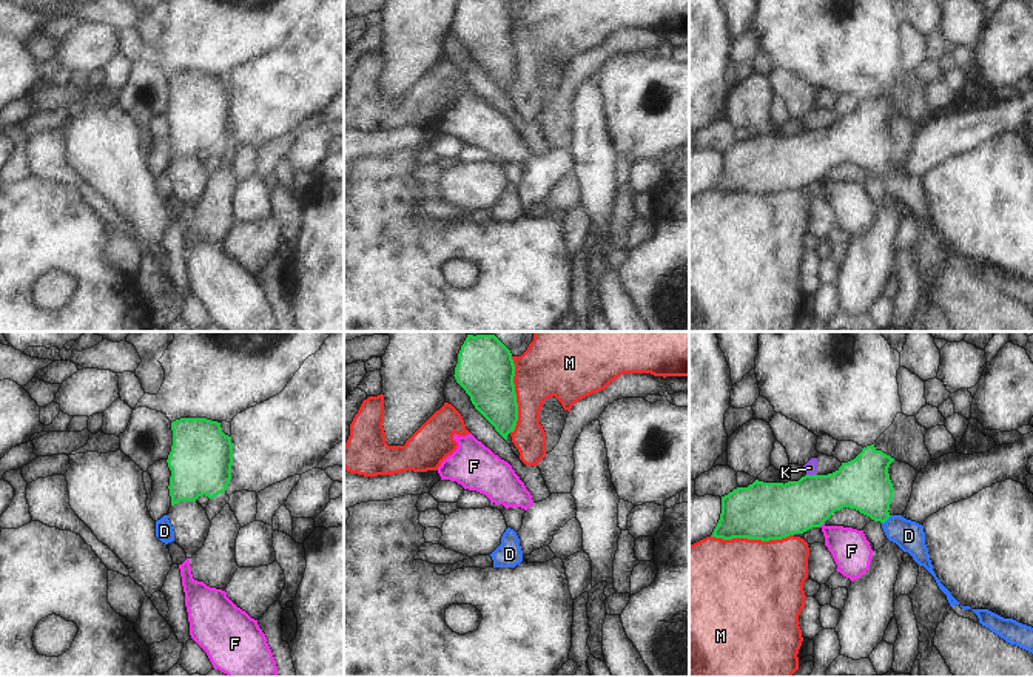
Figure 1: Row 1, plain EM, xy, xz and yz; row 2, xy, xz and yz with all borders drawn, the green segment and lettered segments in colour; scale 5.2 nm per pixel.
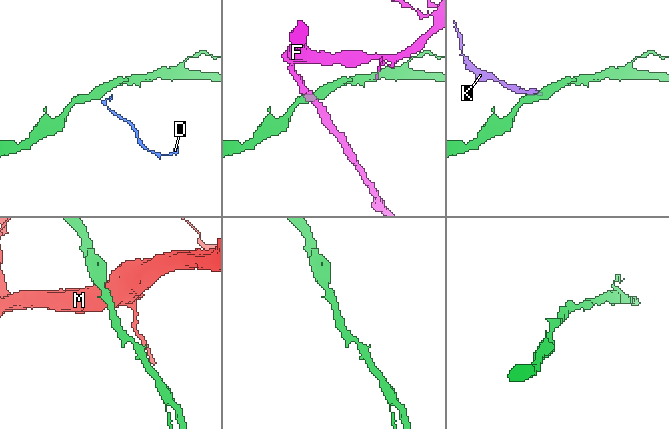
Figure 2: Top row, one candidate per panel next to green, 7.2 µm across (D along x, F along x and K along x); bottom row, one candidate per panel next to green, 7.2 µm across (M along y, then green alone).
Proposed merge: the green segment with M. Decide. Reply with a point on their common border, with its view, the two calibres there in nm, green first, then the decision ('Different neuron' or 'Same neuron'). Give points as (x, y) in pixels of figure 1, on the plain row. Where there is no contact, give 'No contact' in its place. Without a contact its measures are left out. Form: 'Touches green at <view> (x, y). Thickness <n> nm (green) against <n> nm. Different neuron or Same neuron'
Touches green at yz (751, 193). Thickness 300 nm (green) against 500 nm. Different neuron.

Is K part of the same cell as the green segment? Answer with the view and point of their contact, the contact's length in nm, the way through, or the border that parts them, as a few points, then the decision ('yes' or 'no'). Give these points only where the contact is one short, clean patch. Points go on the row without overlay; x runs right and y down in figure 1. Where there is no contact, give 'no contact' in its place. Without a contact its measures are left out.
yz (811, 130) | 60 nm | along yz (816, 127), (807, 130) | no

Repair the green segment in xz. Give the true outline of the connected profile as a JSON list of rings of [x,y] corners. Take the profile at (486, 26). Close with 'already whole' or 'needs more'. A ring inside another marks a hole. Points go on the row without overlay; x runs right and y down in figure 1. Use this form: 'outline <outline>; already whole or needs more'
outline [[[461,0],[453,31],[475,63],[507,96],[518,76],[510,5],[506,0]]]; already whole

